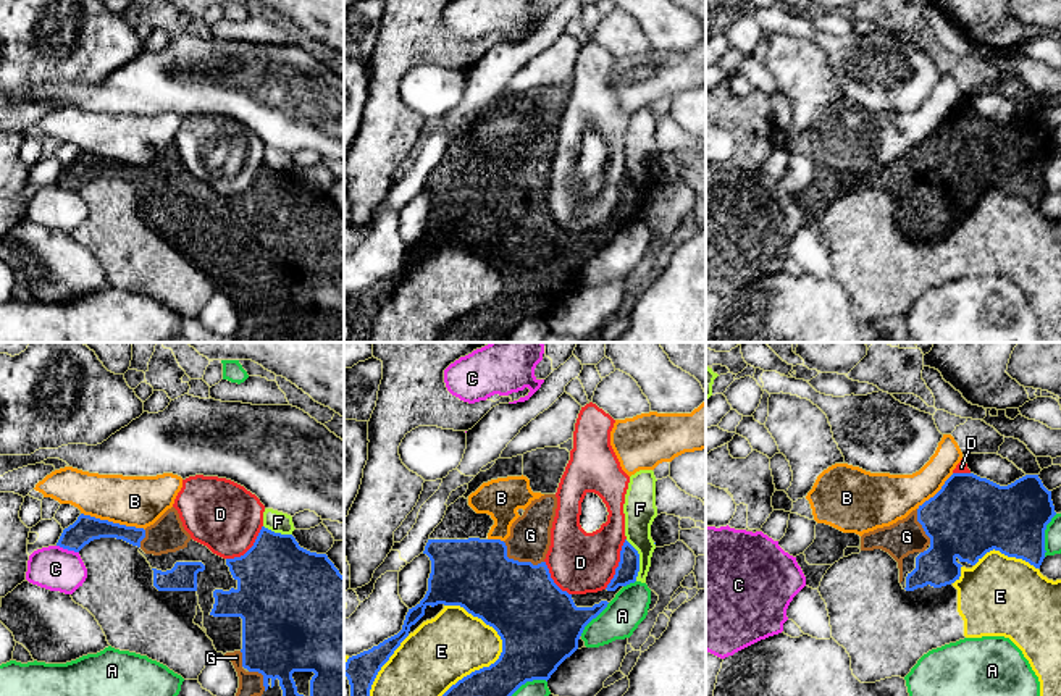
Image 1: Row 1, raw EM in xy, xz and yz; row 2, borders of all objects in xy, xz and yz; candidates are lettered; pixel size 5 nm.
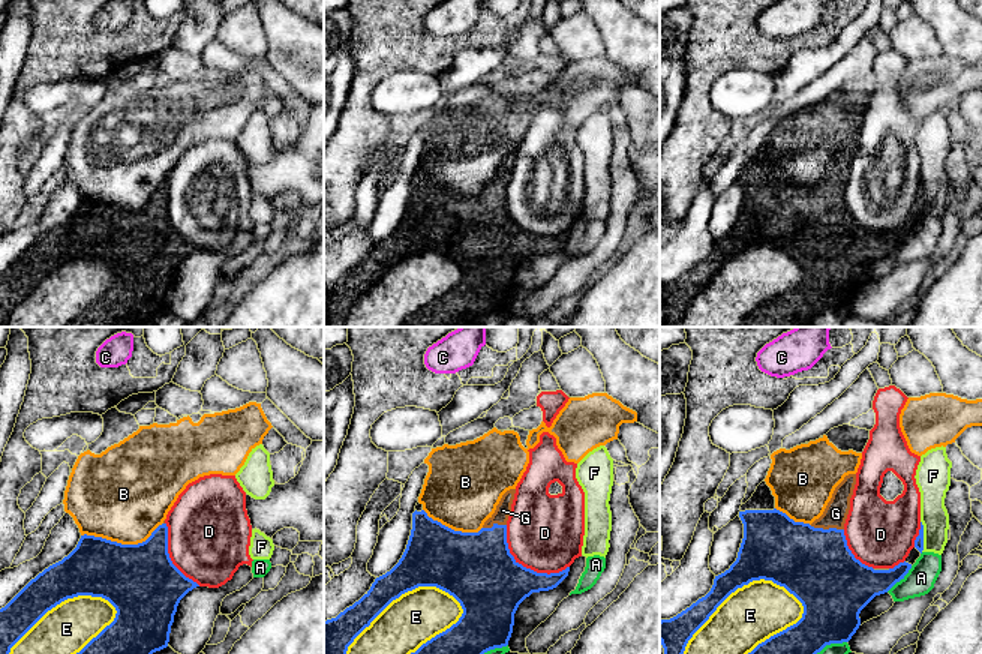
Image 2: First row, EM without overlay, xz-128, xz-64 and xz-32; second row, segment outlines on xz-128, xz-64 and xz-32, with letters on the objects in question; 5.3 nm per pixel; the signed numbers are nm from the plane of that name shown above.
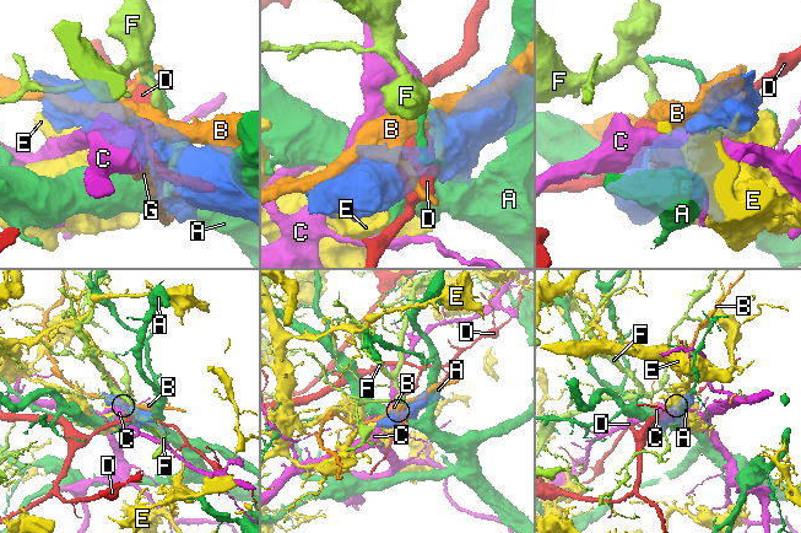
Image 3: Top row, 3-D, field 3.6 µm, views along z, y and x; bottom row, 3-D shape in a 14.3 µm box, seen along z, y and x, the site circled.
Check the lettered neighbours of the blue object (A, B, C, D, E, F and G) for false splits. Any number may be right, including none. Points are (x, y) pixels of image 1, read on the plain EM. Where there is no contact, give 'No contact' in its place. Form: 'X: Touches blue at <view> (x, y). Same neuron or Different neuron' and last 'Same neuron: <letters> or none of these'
A: Touches blue at xz (593, 255). Different neuron
B: Touches blue at xy (112, 160). Different neuron
C: Touches blue at xy (68, 188). Different neuron
D: Touches blue at xz (619, 202). Different neuron
E: Touches blue at xz (499, 296). Different neuron
F: Touches blue at xz (638, 199). Different neuron
G: Touches blue at xz (517, 199). Same neuron
Same neuron: G

